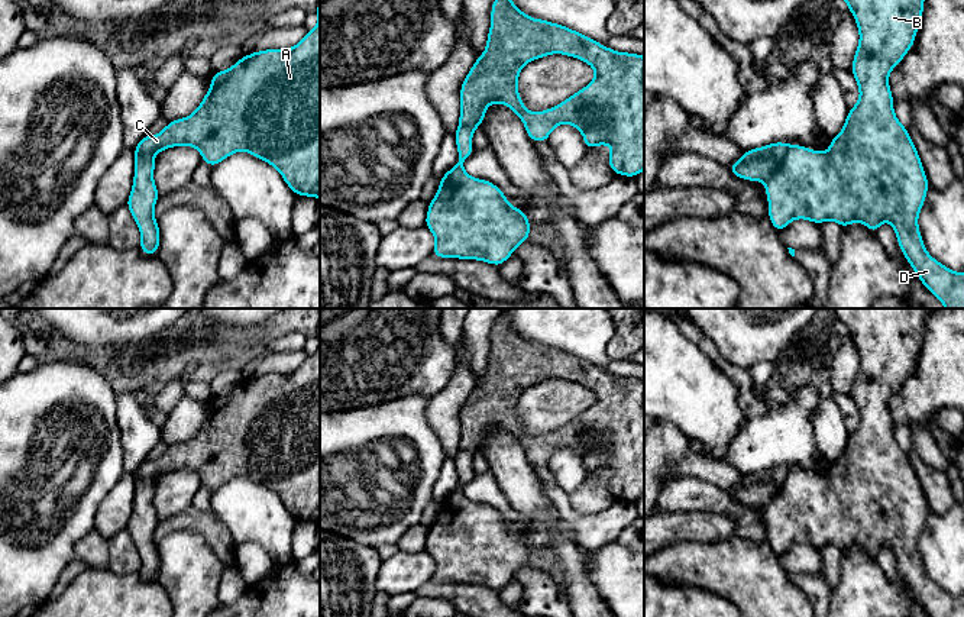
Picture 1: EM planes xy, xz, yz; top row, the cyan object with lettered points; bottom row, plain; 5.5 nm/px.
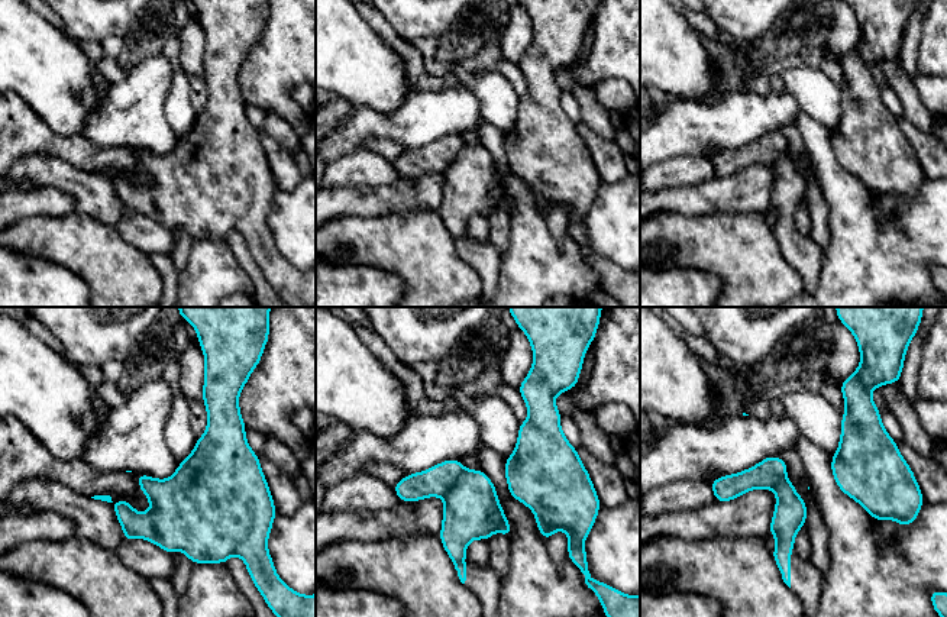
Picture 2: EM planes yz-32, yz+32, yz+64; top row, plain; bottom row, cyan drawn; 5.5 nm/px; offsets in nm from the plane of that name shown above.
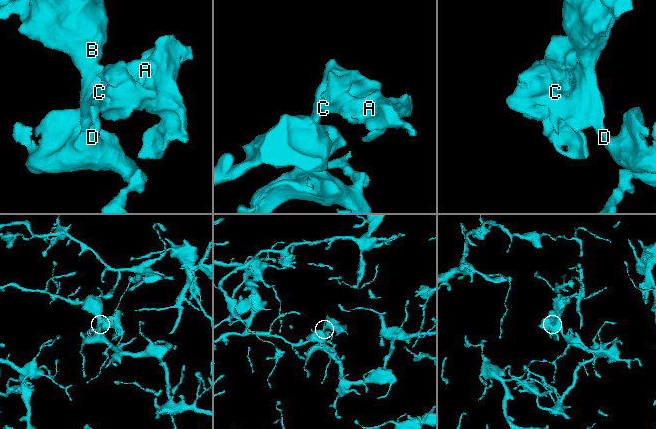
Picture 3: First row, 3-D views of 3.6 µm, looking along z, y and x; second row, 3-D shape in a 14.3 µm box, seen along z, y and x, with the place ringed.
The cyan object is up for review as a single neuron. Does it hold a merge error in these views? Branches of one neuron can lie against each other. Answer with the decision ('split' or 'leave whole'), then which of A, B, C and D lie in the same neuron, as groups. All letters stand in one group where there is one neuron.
split; A C / B D

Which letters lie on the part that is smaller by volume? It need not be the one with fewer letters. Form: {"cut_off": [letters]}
{"cut_off": ["A", "C"]}

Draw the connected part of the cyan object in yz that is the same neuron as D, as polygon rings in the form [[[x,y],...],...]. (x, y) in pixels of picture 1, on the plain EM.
[[[829,308],[848,329],[855,343],[860,366],[851,388],[860,414],[858,427],[848,433],[842,455],[831,463],[828,477],[812,475],[802,469],[790,469],[776,495],[764,505],[769,526],[769,545],[780,556],[795,543],[806,543],[821,549],[831,543],[841,552],[863,546],[871,558],[889,545],[906,585],[929,617],[964,617],[964,597],[954,597],[935,582],[923,569],[918,552],[918,542],[929,514],[928,503],[919,478],[908,453],[897,445],[893,435],[893,419],[887,403],[892,394],[902,387],[915,368],[915,361],[923,339],[923,326],[929,308]]]

